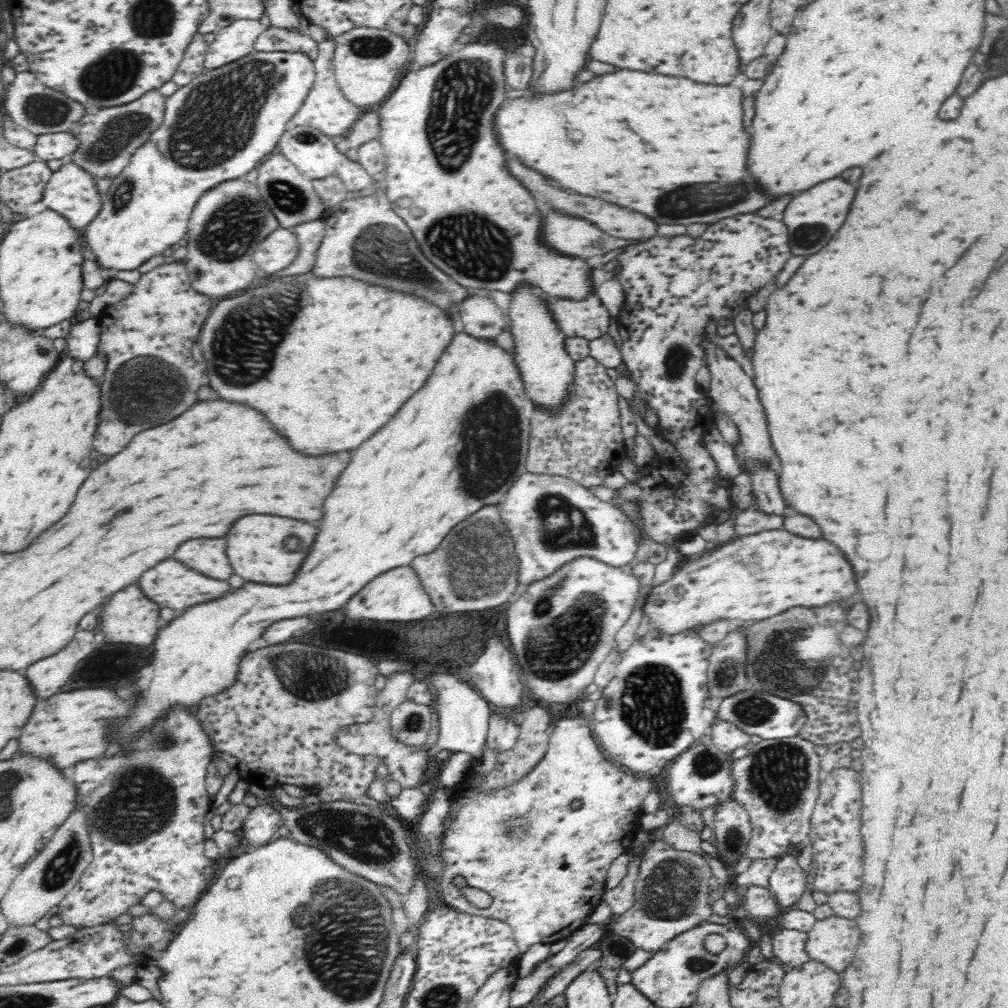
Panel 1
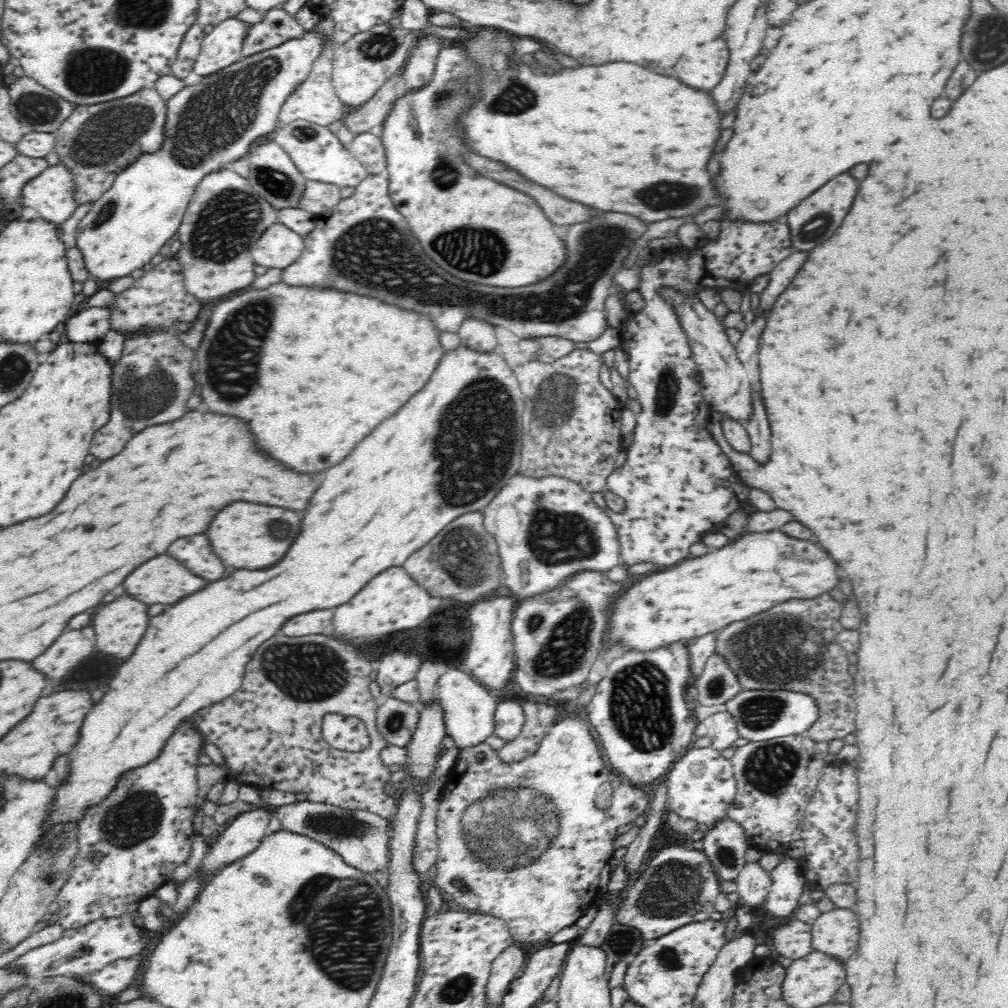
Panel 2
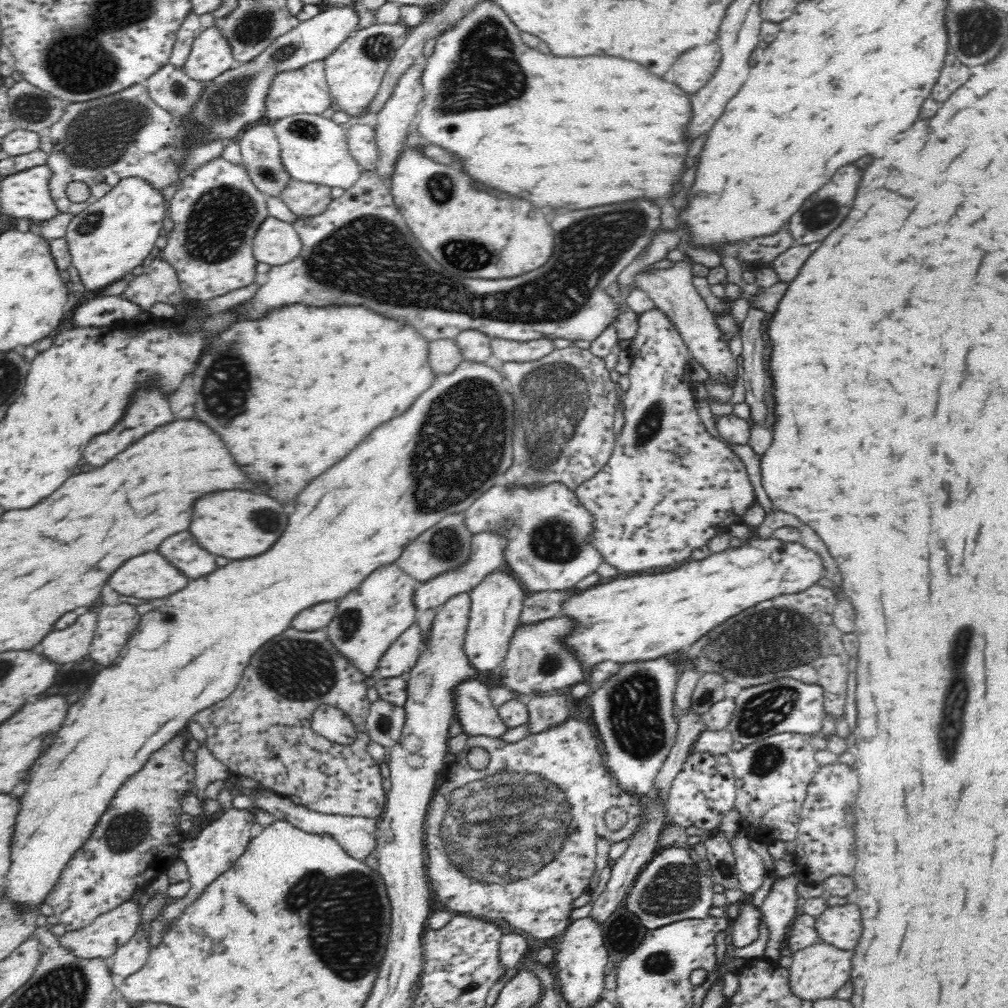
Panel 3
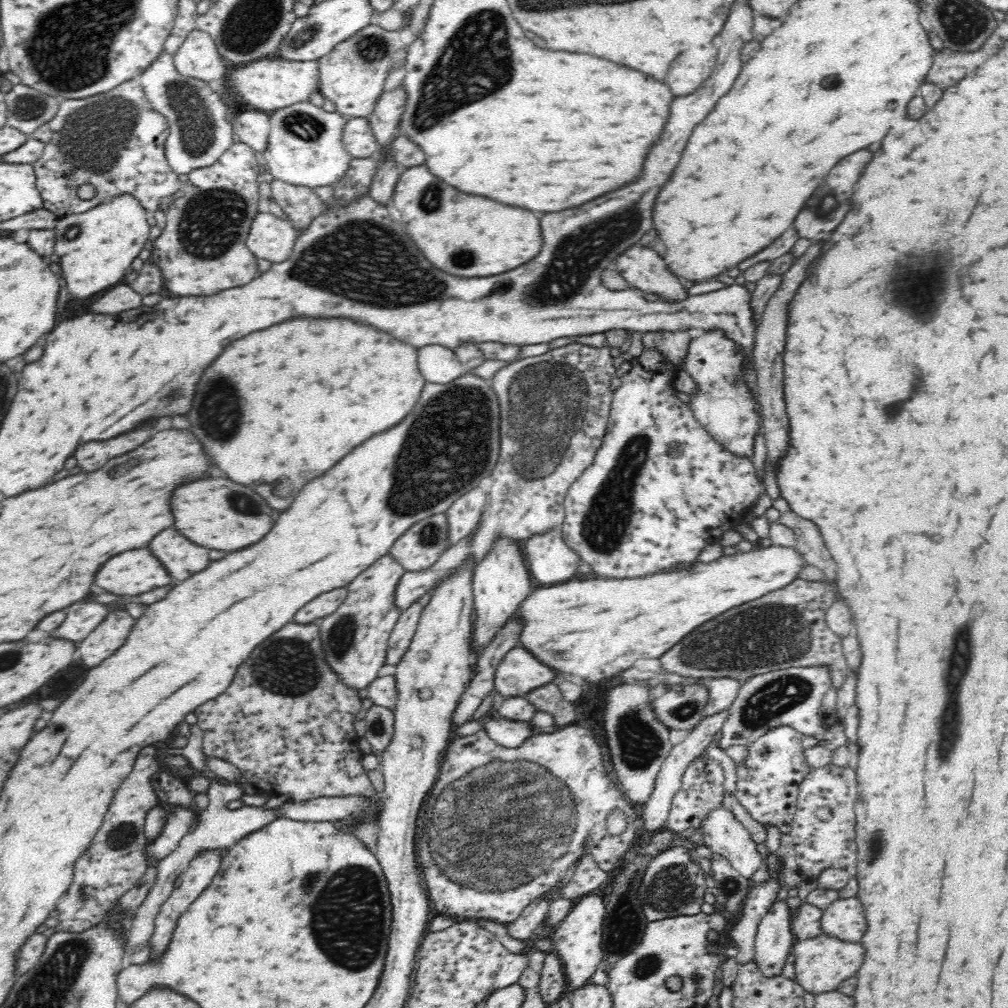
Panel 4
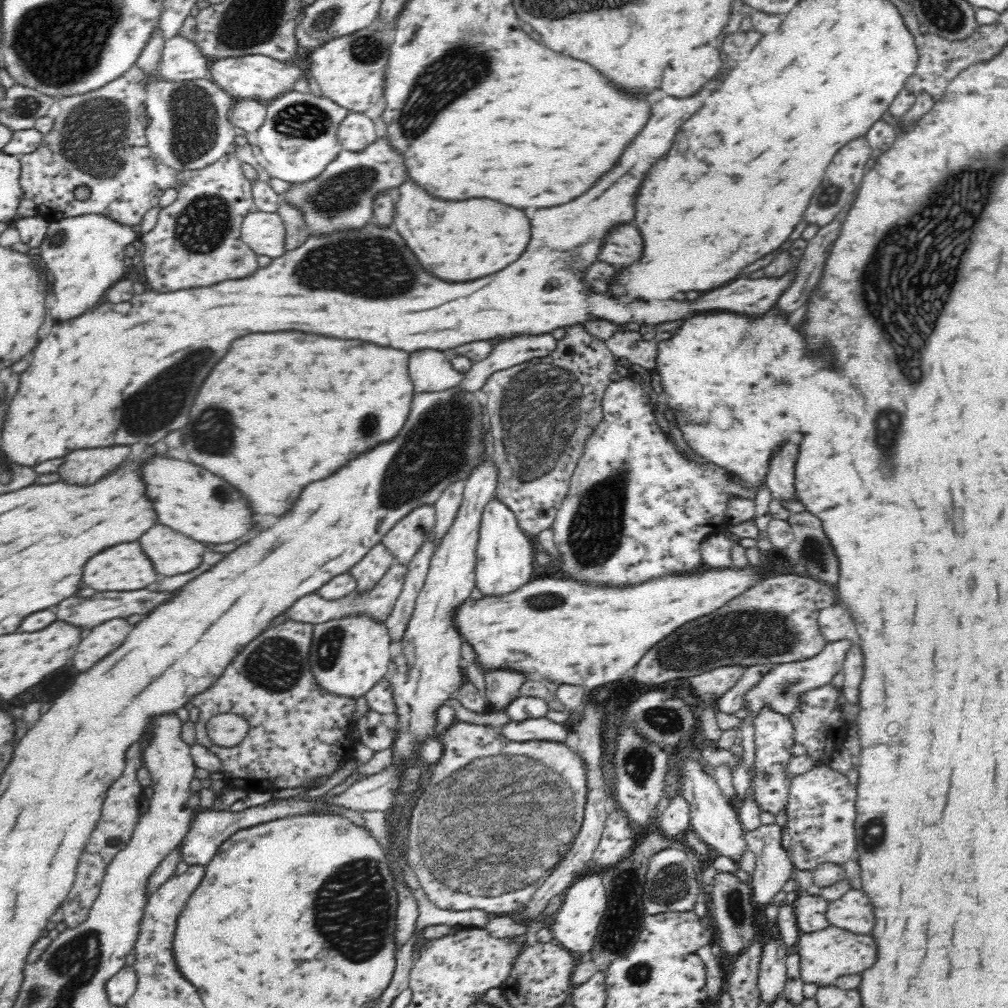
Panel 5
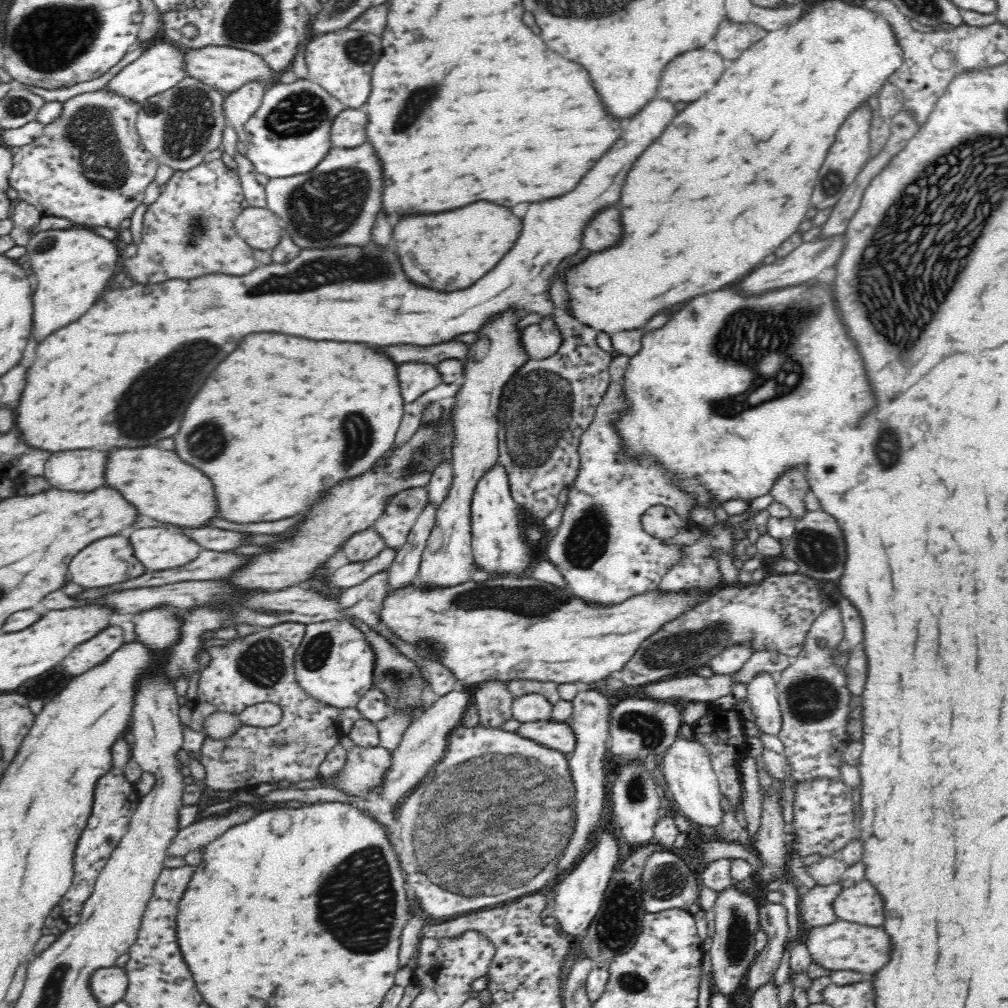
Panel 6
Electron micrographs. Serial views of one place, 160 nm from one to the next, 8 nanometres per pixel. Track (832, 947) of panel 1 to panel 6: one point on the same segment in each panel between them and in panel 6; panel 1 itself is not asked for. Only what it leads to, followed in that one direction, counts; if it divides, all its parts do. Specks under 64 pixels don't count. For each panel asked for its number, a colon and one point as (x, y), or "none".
2: (835, 933)
3: (841, 927)
4: (843, 920)
5: (852, 912)
6: (861, 904)

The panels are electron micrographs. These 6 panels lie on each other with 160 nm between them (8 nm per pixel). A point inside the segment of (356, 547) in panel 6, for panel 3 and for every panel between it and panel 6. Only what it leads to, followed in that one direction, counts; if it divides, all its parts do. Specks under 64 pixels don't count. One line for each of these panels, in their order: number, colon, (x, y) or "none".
3: (367, 621)
4: (354, 637)
5: (367, 573)

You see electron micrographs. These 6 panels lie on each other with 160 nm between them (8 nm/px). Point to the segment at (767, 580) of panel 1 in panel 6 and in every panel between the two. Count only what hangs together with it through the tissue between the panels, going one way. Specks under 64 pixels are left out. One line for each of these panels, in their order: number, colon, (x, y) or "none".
2: (759, 570)
3: (644, 617)
4: (598, 628)
5: (595, 634)
6: (509, 628)

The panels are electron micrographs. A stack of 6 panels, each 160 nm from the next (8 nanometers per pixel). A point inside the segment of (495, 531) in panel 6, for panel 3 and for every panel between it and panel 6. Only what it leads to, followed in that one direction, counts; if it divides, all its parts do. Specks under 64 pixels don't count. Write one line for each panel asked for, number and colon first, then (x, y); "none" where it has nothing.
3: (496, 604)
4: (501, 581)
5: (505, 557)

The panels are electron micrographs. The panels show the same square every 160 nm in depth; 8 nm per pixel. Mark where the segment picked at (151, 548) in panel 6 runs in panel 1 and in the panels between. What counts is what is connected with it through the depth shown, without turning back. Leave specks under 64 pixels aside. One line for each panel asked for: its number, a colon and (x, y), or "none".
1: (207, 556)
2: (196, 553)
3: (182, 550)
4: (183, 559)
5: (171, 554)

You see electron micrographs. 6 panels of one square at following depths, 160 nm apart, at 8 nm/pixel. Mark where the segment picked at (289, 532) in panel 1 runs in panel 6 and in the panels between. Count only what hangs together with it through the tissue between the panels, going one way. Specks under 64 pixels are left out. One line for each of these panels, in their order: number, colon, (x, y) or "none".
2: (250, 536)
3: (234, 524)
4: (217, 513)
5: (188, 498)
6: (159, 484)

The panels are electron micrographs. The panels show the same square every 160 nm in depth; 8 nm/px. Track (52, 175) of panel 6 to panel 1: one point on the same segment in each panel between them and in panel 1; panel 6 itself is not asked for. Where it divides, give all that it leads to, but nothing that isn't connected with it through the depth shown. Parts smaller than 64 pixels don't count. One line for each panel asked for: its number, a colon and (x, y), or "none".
1: (108, 138)
2: (96, 142)
3: (99, 142)
4: (114, 140)
5: (98, 139)

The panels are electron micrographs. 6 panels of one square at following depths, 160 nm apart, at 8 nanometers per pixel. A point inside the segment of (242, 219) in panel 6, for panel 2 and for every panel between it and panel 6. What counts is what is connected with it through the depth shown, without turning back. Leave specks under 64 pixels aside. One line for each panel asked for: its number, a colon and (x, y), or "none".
2: (279, 246)
3: (276, 242)
4: (272, 238)
5: (264, 232)

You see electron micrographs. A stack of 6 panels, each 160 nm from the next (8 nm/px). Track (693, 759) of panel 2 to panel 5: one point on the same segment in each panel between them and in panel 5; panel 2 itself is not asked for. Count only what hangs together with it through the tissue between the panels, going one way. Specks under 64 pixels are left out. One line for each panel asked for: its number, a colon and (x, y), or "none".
3: (704, 791)
4: (702, 791)
5: (676, 820)

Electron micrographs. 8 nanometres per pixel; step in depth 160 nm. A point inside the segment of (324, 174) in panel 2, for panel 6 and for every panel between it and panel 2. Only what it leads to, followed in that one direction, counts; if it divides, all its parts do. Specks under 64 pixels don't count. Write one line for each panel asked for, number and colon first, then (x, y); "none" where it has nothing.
3: (314, 149)
4: (305, 147)
5: (298, 140)
6: (290, 135)

